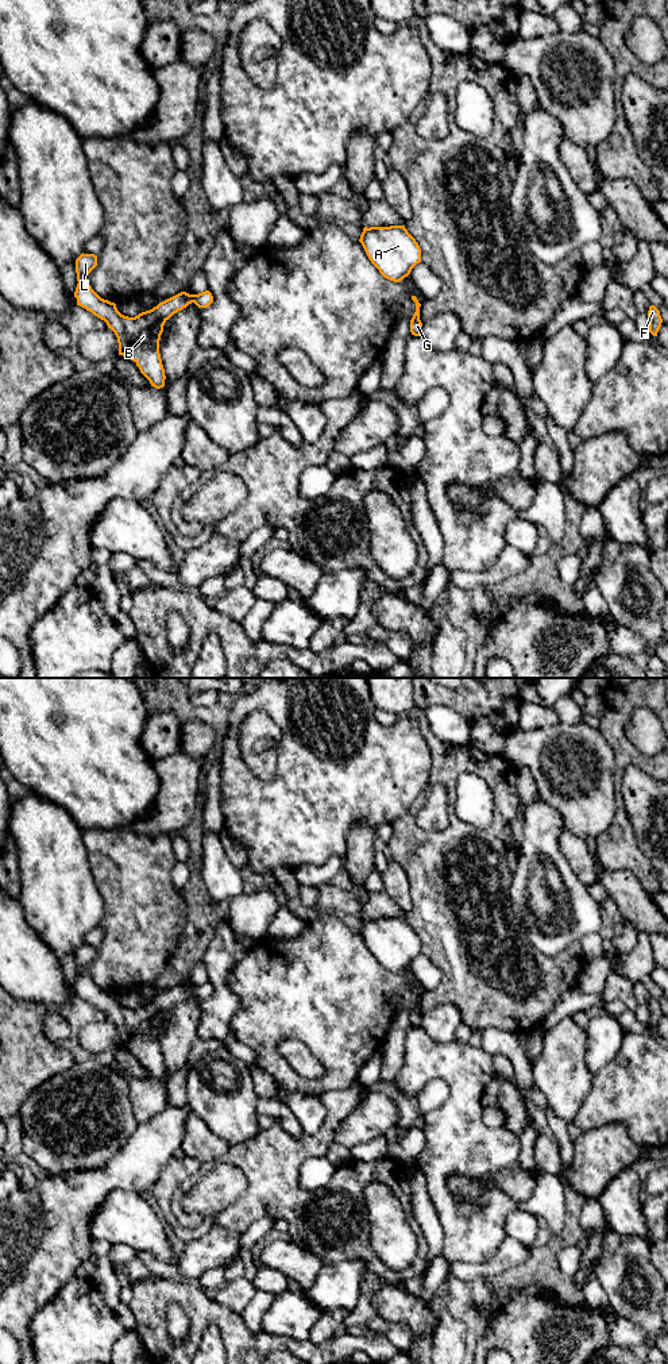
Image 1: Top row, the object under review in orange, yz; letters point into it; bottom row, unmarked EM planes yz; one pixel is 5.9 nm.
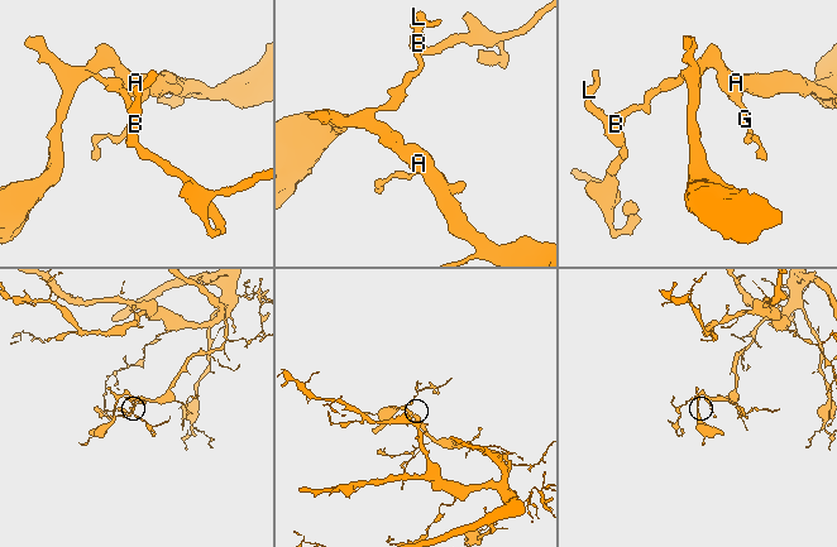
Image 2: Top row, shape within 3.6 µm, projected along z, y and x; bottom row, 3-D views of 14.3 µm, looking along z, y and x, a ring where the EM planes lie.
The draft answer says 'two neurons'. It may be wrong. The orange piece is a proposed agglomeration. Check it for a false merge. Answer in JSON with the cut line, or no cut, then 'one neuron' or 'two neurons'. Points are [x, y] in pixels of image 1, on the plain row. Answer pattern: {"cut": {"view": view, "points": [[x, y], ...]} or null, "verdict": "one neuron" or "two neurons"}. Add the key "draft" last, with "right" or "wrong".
{"cut": null, "verdict": "one neuron", "draft": "wrong"}

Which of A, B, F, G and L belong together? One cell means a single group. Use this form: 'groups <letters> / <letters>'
groups A B F G L

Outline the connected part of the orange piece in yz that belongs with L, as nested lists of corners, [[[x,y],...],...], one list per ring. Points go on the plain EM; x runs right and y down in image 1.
[[[81,945],[76,951],[77,979],[74,989],[77,997],[104,1012],[119,1034],[119,1047],[136,1055],[140,1064],[151,1078],[165,1078],[165,1060],[159,1045],[159,1032],[165,1014],[178,1002],[194,994],[198,999],[206,999],[213,994],[209,982],[198,986],[181,983],[135,1009],[121,1006],[115,994],[101,990],[86,974],[86,967],[97,958],[97,947]]]

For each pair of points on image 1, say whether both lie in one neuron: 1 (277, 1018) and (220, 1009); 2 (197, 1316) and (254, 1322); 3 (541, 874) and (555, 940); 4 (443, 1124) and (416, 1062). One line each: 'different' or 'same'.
1: different
2: different
3: same
4: same

